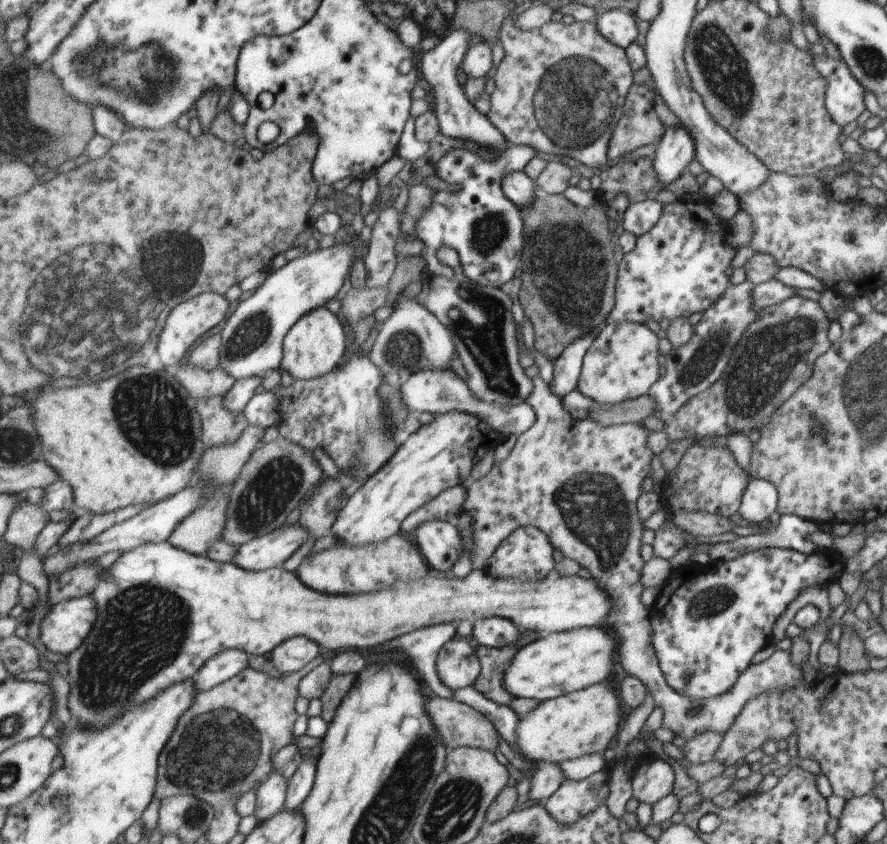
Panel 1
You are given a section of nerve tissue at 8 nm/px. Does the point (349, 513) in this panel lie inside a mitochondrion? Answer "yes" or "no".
no

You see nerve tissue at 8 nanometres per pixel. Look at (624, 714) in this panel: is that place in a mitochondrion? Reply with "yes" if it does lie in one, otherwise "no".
no

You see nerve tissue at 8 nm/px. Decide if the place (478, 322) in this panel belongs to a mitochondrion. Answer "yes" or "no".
yes

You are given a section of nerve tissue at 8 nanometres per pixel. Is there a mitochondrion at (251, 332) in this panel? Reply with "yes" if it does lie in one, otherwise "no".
yes

